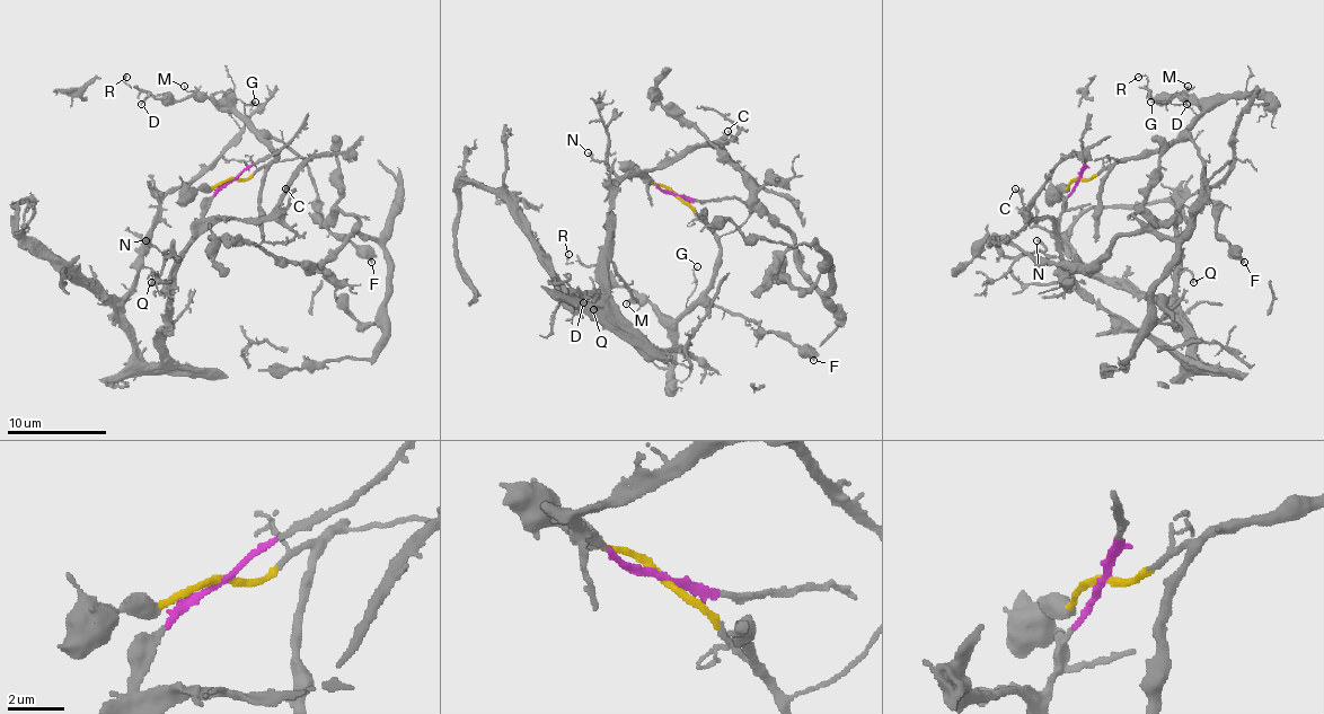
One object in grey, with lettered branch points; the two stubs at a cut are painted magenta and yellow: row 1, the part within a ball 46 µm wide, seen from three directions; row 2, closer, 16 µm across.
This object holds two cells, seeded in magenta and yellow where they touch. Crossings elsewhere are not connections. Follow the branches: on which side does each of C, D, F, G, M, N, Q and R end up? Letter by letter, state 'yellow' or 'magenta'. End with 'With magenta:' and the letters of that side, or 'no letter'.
C: magenta
D: yellow
F: yellow
G: yellow
M: yellow
N: magenta
Q: magenta
R: yellow
With magenta: C, N, Q

